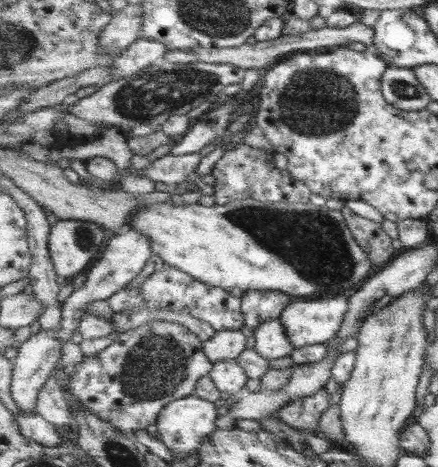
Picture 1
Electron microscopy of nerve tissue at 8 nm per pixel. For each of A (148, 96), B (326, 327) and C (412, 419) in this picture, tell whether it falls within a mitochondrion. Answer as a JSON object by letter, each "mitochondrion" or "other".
{"A":"mitochondrion","B":"other","C":"other"}

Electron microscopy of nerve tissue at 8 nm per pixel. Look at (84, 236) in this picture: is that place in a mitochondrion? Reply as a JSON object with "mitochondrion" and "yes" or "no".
{"mitochondrion":"yes"}

